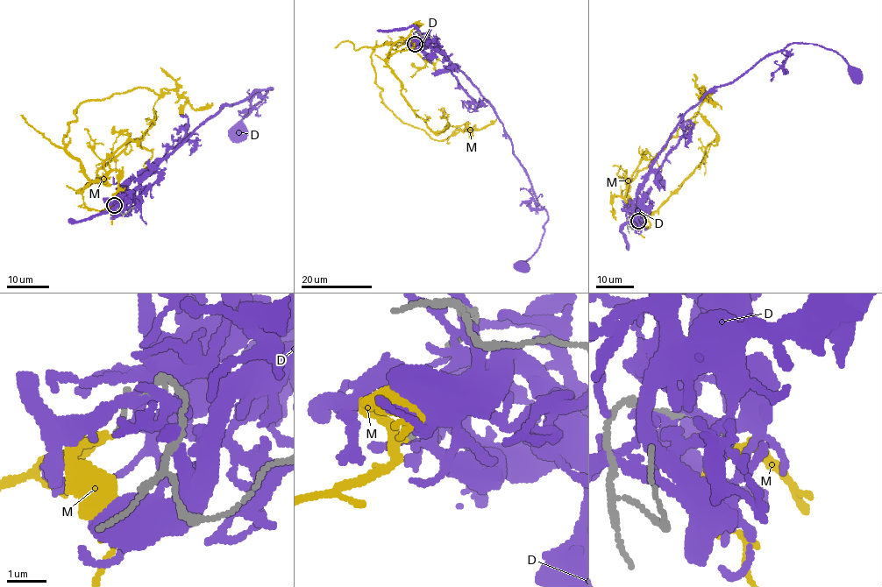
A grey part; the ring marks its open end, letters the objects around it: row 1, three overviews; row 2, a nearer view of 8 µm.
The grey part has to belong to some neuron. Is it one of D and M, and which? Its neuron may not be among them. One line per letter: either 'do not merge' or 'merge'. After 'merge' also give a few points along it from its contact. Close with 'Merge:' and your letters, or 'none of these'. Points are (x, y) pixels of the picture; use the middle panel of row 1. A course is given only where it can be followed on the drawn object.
D: do not merge
M: merge | via (415, 45), (391, 54), (394, 44), (385, 43), (371, 54), (382, 102), (403, 123), (443, 141), (496, 119)
Merge: M

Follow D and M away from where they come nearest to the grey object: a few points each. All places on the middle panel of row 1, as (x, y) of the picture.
D: (416, 44), (426, 38), (432, 41), (461, 70), (493, 109), (537, 201), (547, 215), (539, 247), (521, 266)
M: (415, 45), (391, 54), (394, 44), (385, 43), (371, 54), (382, 102), (403, 123), (443, 141), (496, 119)

